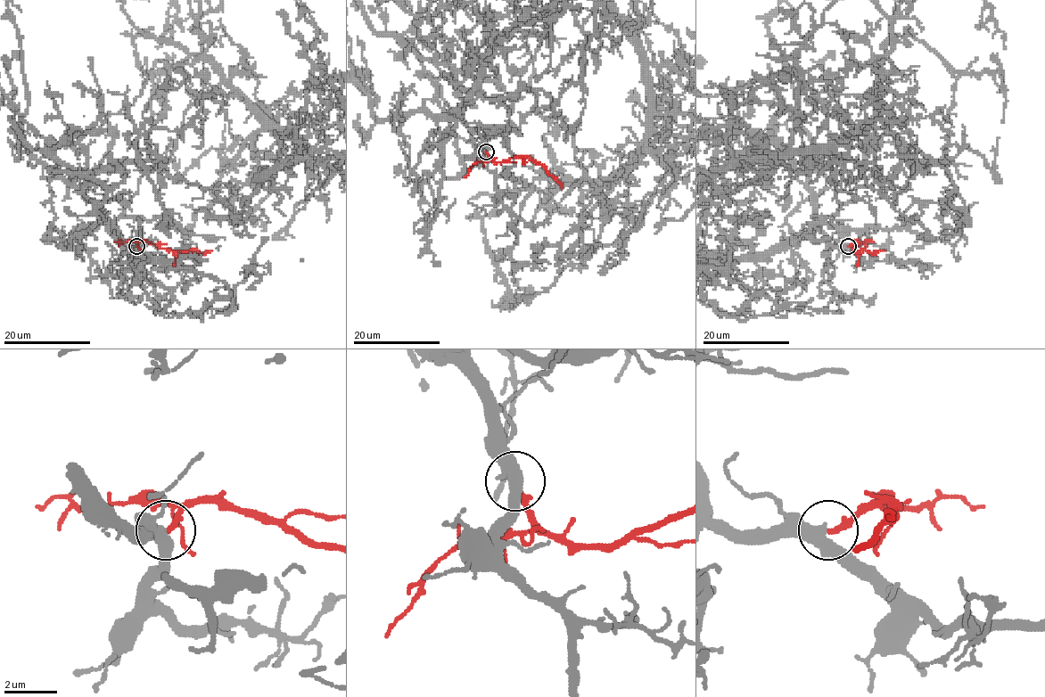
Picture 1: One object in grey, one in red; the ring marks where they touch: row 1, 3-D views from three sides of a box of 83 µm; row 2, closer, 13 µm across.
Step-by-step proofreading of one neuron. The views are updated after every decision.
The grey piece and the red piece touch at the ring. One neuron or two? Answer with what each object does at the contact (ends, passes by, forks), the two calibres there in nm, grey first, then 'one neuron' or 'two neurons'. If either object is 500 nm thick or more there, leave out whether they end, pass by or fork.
grey passes by; red ends there; 480 nm thick on the grey side, 240 nm on the other; one neuron

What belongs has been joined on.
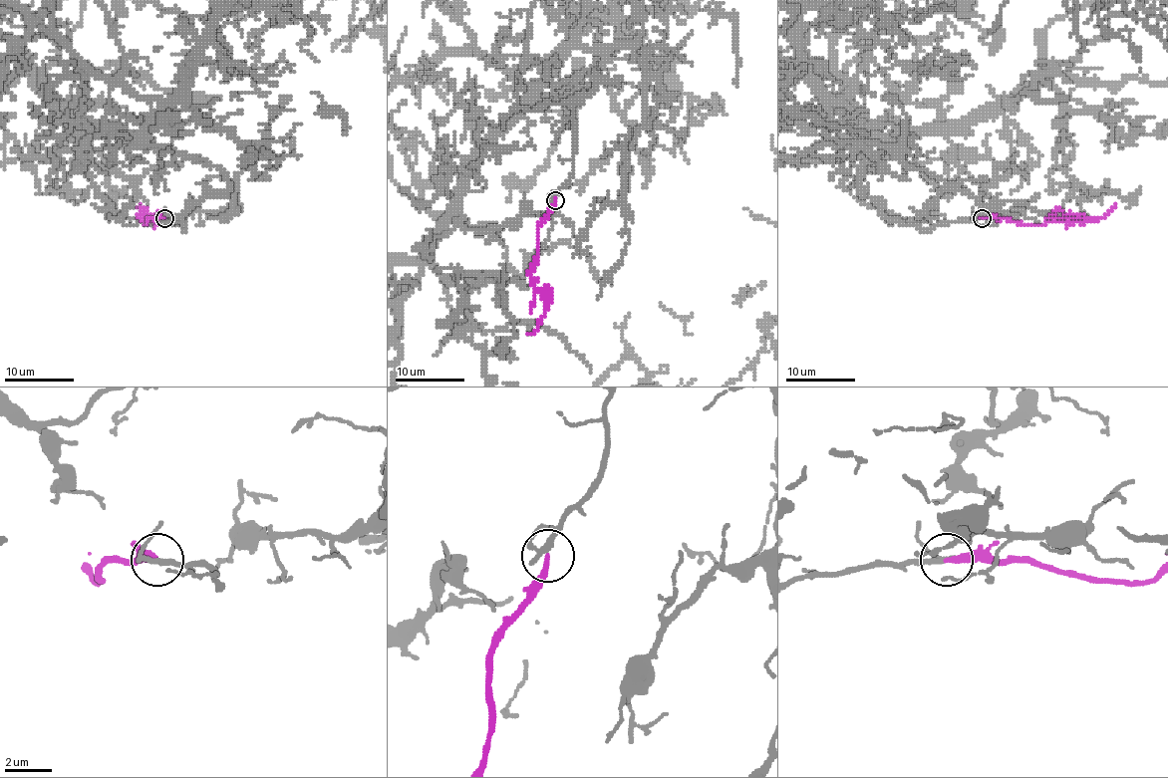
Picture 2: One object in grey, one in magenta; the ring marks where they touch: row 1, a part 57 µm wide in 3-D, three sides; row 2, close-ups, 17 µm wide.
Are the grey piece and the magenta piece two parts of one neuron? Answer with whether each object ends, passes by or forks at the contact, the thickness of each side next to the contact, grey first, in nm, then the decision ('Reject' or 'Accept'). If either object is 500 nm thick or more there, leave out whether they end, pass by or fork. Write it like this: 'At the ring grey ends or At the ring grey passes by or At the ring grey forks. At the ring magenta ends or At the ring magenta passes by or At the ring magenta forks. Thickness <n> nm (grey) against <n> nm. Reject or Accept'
At the ring grey passes by. At the ring magenta ends. Thickness 240 nm (grey) against 280 nm. Accept

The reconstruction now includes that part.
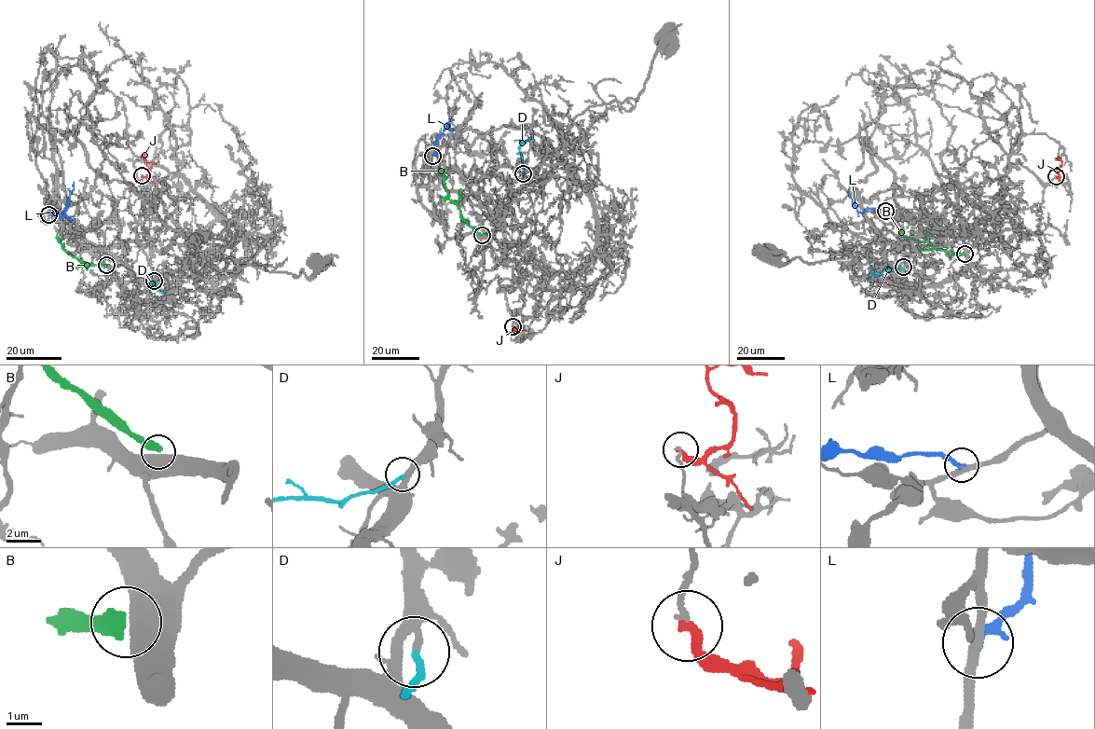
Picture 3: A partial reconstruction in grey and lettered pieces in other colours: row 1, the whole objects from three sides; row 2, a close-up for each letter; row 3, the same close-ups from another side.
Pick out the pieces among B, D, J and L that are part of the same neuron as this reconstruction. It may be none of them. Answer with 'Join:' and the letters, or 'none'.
Join: D

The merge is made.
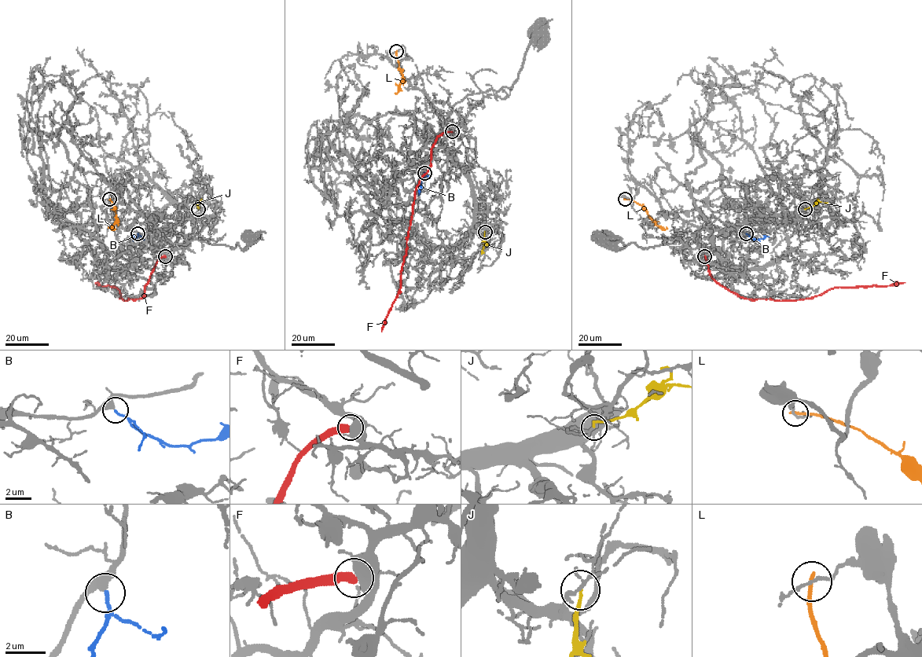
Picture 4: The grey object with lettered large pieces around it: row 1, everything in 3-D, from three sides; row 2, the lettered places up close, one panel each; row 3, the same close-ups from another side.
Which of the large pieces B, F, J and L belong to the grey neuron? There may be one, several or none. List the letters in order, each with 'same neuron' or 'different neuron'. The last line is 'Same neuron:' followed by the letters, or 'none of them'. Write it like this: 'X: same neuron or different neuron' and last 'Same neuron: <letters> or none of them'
B: same neuron
F: different neuron
J: different neuron
L: different neuron
Same neuron: B

